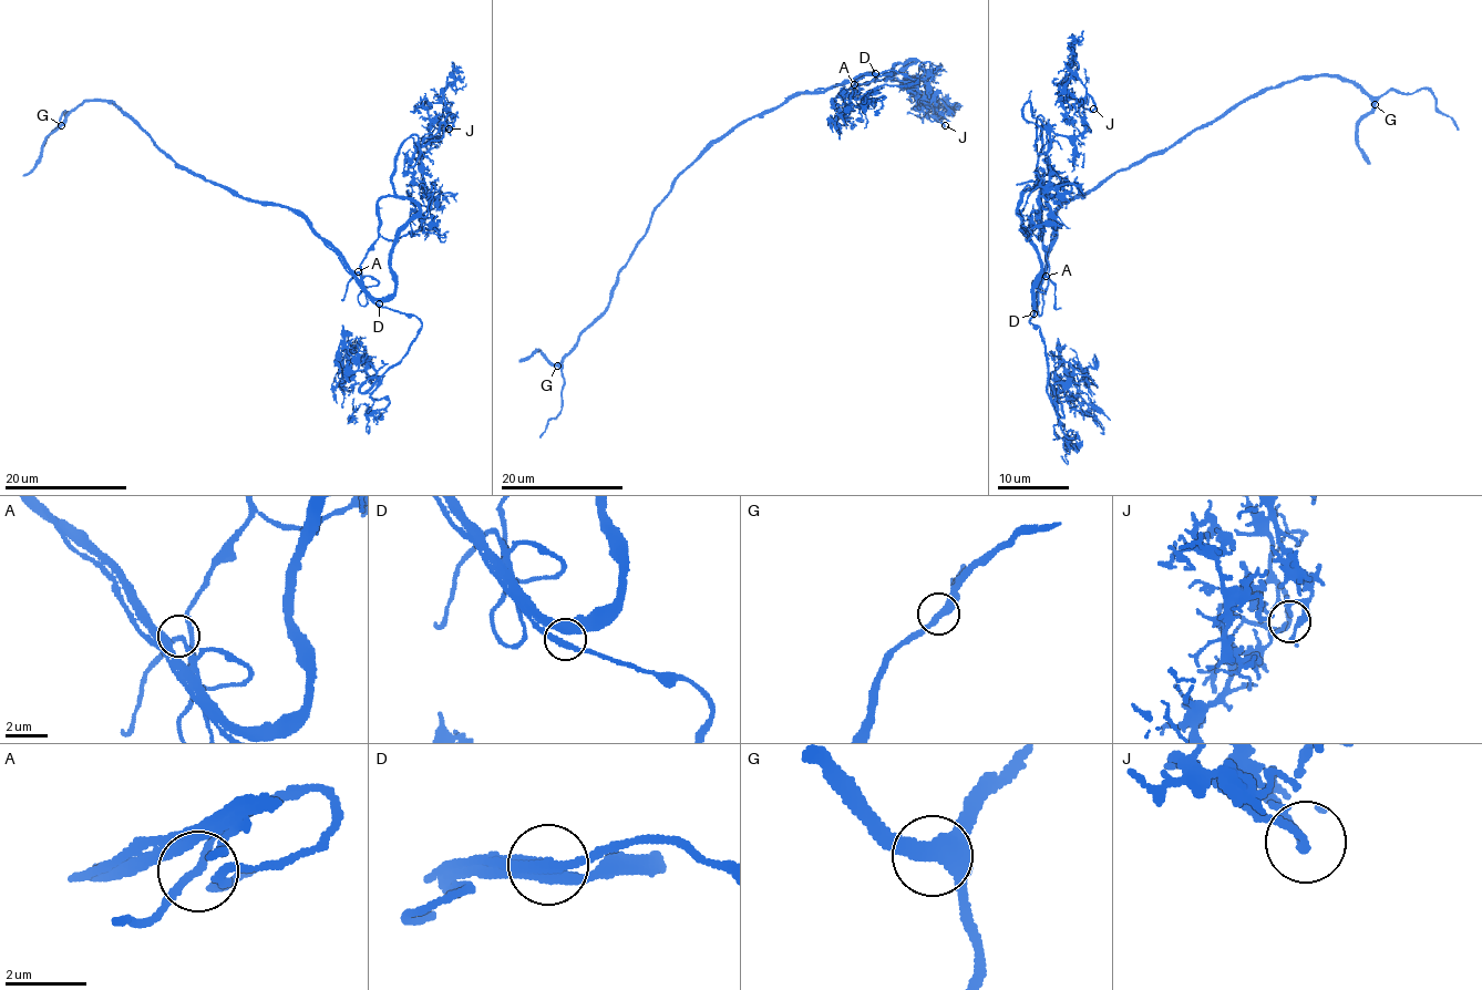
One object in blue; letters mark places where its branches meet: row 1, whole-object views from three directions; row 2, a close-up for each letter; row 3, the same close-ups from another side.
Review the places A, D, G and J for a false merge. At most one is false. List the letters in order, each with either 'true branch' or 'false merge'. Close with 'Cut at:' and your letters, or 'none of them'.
A: true branch
D: true branch
G: true branch
J: true branch
Cut at: none of them

